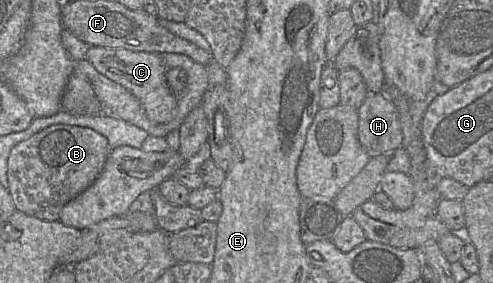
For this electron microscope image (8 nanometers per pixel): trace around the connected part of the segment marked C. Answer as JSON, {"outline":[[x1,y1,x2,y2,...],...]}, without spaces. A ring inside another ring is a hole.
{"outline":[[91,46,86,53,87,61,110,80,131,92,140,102,148,119,162,124,170,121,177,107,177,99,168,87,165,66,160,53,135,52,122,48]]}

